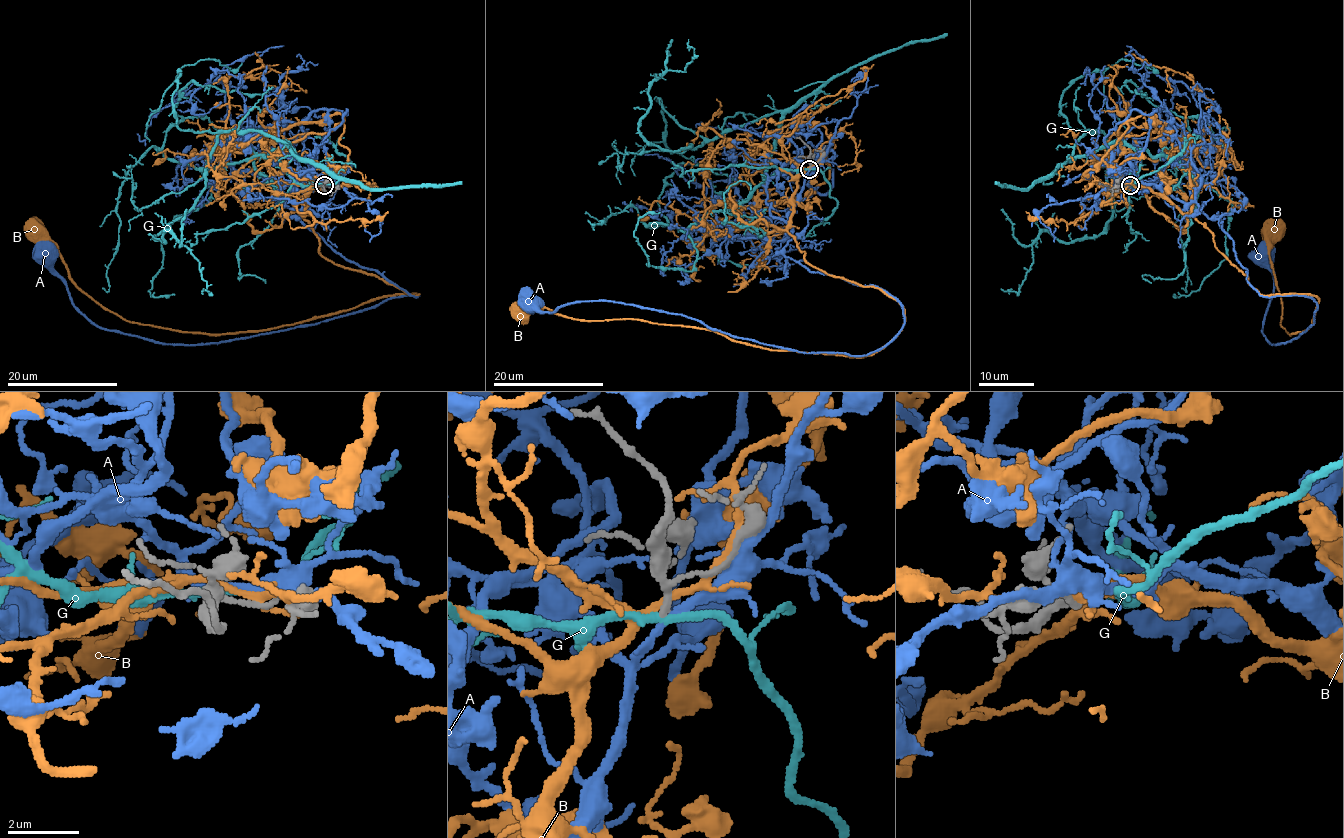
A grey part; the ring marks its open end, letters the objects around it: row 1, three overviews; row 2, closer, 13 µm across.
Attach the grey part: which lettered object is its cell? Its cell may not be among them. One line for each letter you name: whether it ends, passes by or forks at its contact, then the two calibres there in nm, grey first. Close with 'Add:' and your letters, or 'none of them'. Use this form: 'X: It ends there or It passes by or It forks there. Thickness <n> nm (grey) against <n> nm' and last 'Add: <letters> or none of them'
Add: none of them

